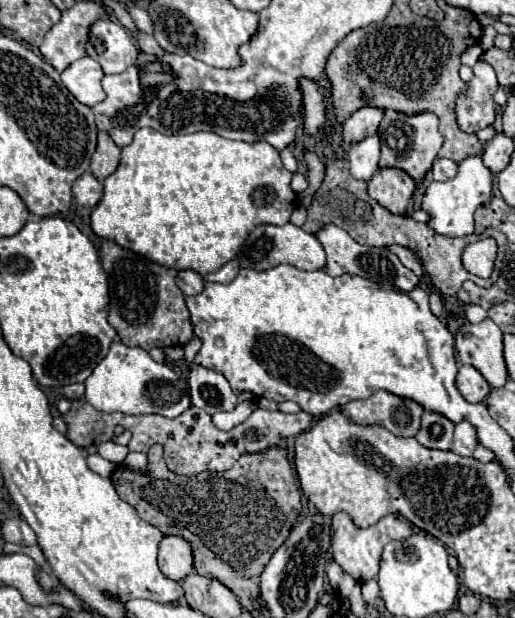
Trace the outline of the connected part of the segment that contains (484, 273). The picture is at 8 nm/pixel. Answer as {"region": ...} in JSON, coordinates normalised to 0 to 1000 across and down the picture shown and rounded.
{"region":[[[934,387],[915,393],[899,409],[899,429],[911,442],[946,451],[957,439],[957,422],[965,416],[965,393],[961,387]]]}

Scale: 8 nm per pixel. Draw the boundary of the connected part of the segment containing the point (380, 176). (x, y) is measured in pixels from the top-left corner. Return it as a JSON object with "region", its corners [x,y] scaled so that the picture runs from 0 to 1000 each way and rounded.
{"region":[[[740,273],[717,296],[713,312],[740,335],[767,348],[783,348],[806,309],[806,293],[790,286],[779,273]]]}

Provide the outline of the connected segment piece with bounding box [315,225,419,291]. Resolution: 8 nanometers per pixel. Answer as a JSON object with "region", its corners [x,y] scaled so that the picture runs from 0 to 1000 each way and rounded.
{"region":[[[627,364],[616,377],[612,377],[616,390],[627,396],[631,409],[635,409],[635,426],[631,426],[631,439],[643,445],[643,448],[658,448],[666,442],[689,442],[689,445],[701,445],[701,448],[713,448],[728,458],[736,458],[736,451],[751,451],[759,464],[767,468],[779,468],[779,471],[798,471],[810,458],[814,458],[814,448],[779,429],[779,422],[763,413],[763,409],[751,409],[751,403],[736,403],[736,400],[713,400],[713,396],[701,396],[693,393],[670,371],[654,367],[654,364]]]}

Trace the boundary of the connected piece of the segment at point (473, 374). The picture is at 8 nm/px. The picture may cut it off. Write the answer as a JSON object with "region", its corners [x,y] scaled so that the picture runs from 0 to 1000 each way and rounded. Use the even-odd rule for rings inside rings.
{"region":[[[895,591],[887,604],[887,629],[891,636],[911,649],[911,652],[934,652],[946,646],[946,636],[953,626],[938,613],[938,607],[915,594],[915,591]]]}

